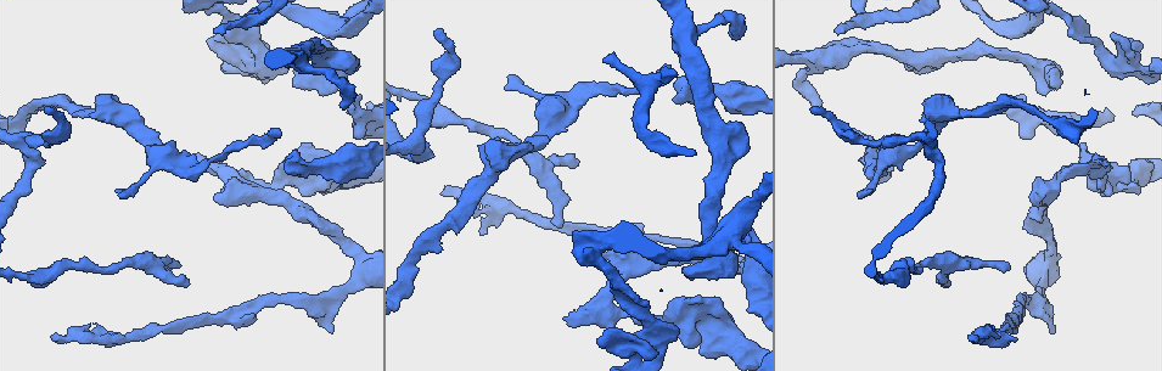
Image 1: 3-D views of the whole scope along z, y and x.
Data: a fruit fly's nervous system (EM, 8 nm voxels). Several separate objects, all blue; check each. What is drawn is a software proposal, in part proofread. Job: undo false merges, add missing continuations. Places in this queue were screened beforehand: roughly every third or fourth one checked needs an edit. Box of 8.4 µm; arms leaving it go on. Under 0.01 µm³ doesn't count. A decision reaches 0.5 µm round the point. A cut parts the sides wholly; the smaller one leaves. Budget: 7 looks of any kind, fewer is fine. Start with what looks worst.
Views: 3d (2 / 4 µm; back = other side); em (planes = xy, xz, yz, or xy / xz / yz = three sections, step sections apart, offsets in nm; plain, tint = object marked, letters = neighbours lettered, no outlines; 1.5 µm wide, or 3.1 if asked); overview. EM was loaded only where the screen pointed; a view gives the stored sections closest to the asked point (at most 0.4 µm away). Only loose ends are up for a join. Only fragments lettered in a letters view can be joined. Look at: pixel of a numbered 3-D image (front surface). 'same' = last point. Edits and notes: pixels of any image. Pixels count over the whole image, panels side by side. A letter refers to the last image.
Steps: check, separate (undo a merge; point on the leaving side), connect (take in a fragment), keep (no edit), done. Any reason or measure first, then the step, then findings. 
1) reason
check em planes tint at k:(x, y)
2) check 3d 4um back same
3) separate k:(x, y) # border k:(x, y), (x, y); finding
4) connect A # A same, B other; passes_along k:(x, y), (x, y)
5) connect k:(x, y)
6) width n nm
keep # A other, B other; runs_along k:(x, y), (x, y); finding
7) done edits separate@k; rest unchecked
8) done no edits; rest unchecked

an open end
check 3d 2um at 1:(352, 105)

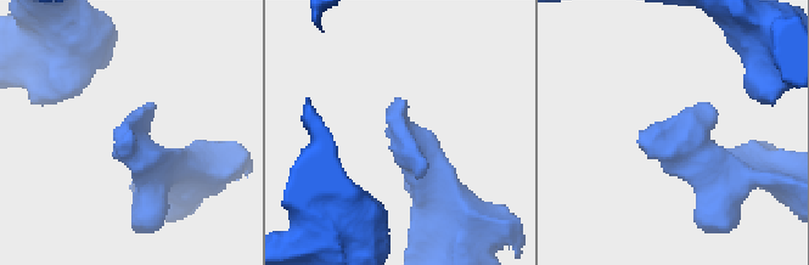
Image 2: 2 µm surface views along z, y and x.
check em planes letters at 2:(404, 100)

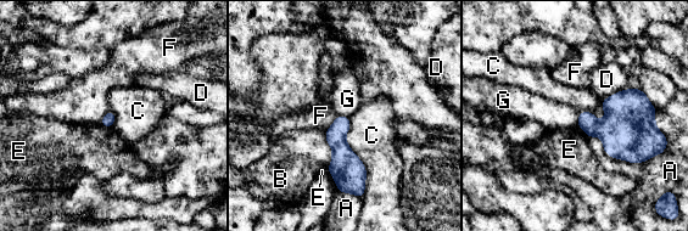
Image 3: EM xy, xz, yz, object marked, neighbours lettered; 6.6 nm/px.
longest_contact C 550 nm
keep # A other, B other, C other, D other, E other, F other, G other; border 3:(579, 112), (576, 124); none of them fits

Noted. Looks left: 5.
end of a long branch
check em xz step 8 letters at 1:(48, 110)

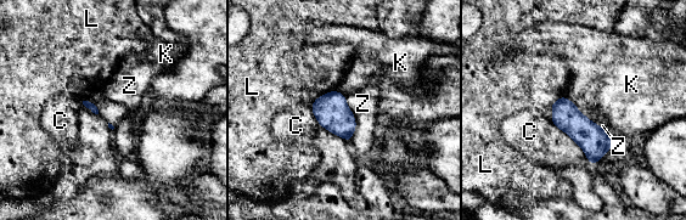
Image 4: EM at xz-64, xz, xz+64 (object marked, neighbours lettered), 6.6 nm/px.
another direction
check em planes letters same

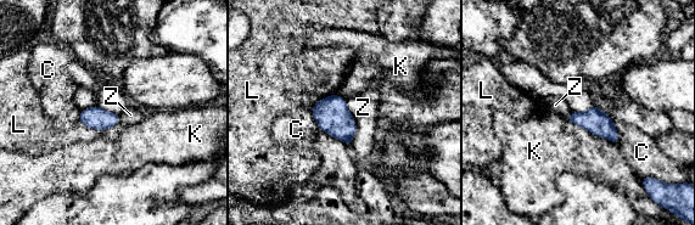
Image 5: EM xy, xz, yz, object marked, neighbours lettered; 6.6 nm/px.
longest_contact K 400 nm
keep # C other, K other, L other, Z other; border 5:(614, 122), (618, 135), (618, 144); no lettered fragment goes on from it

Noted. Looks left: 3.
thick turns thin
check em planes letters at 1:(1125, 62)

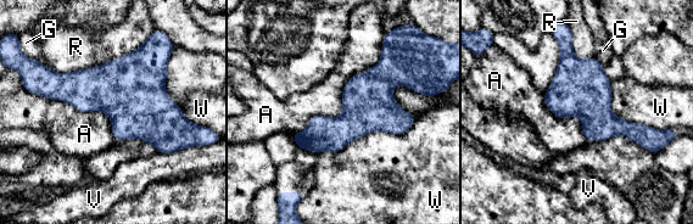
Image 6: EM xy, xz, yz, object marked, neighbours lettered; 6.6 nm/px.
keep # A other, G other, R other, V other, W other; border 6:(417, 117), (318, 154); continuous, no second cell

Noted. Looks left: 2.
done no edits; rest unchecked

